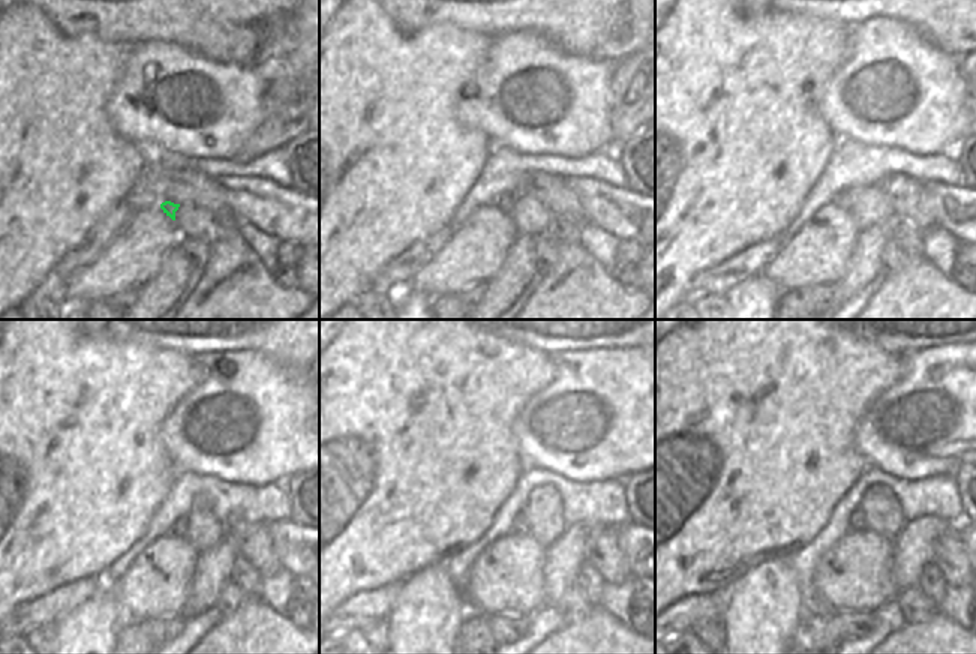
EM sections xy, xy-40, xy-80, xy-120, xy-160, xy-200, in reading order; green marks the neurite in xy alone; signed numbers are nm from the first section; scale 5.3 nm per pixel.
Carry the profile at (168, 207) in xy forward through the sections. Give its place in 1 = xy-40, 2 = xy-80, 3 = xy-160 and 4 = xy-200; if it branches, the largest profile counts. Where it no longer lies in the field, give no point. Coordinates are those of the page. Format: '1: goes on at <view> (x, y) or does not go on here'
1: goes on at xy-40 (505, 203)
2: goes on at xy-80 (844, 200)
3: goes on at xy-160 (519, 524)
4: goes on at xy-200 (856, 518)

